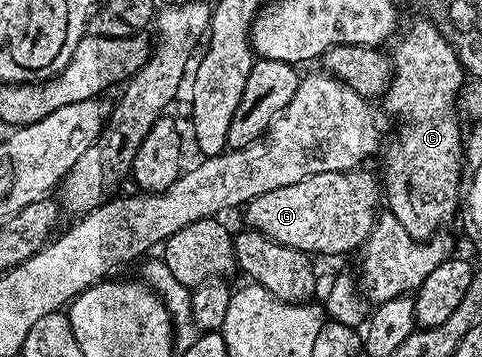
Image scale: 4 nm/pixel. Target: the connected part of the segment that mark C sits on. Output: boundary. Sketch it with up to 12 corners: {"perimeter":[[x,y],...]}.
{"perimeter":[[432,21],[391,51],[387,211],[431,240],[462,200],[466,73]]}

